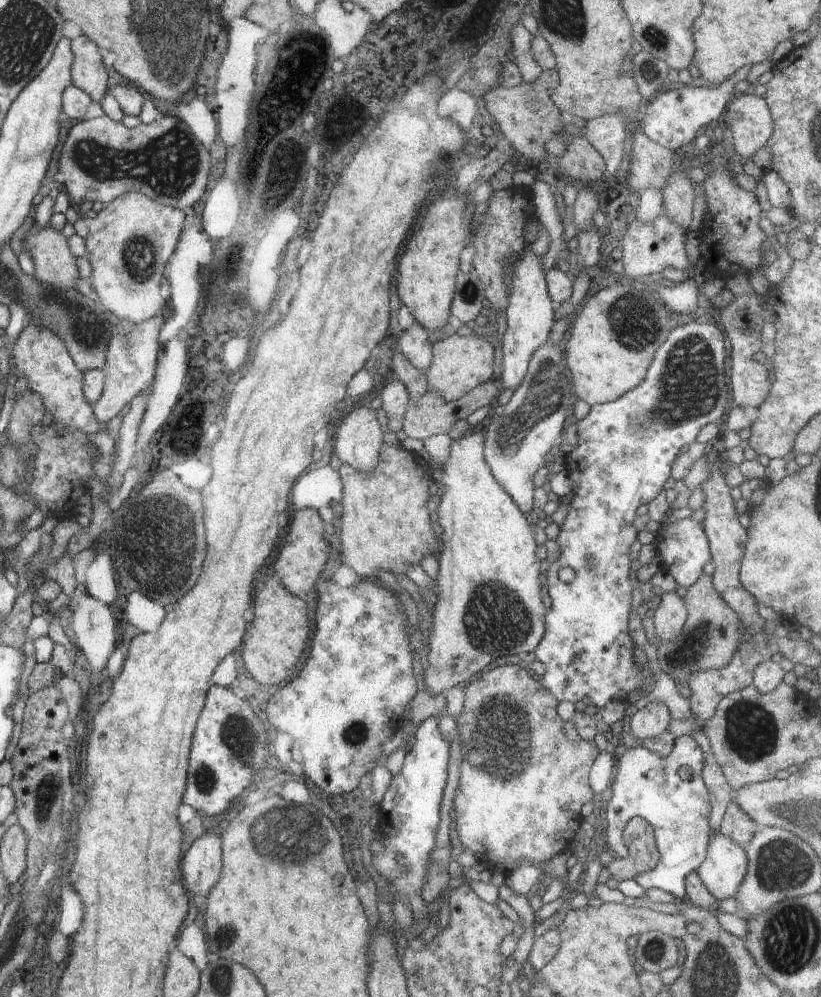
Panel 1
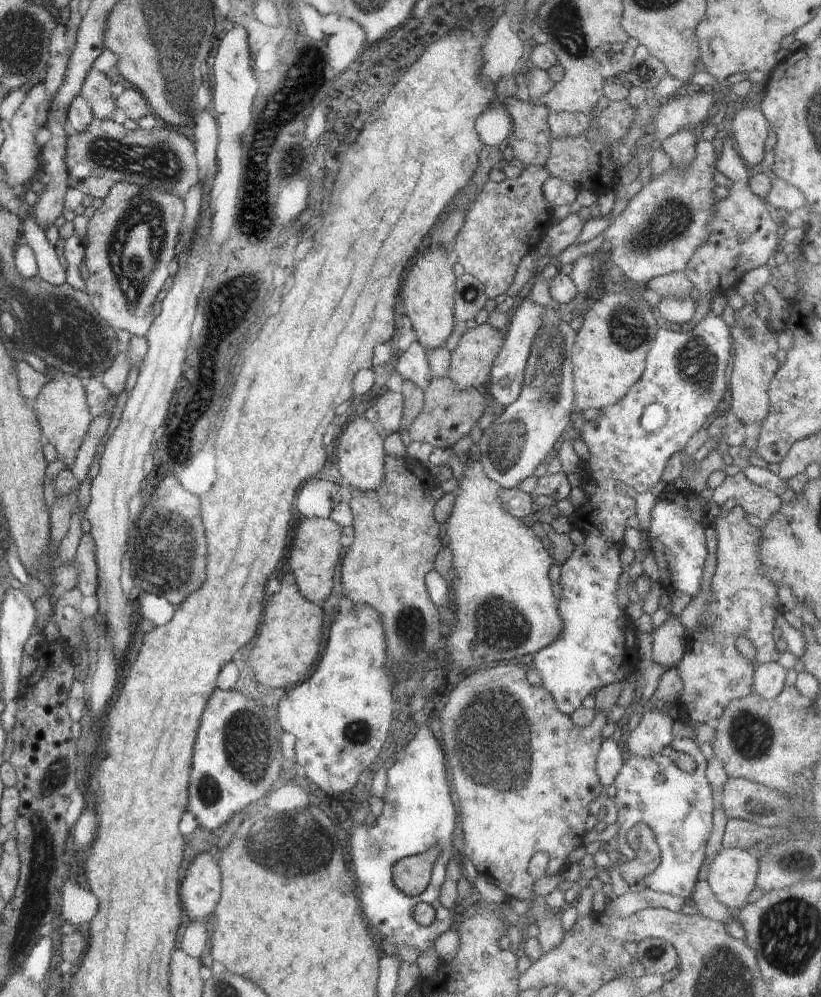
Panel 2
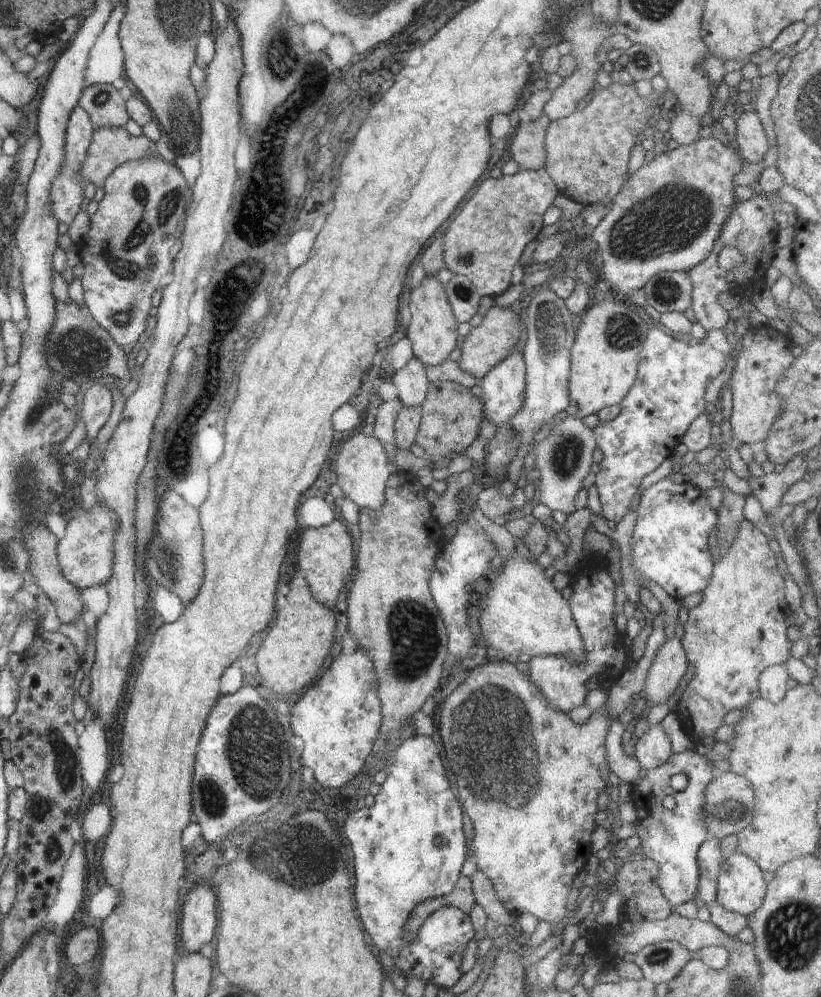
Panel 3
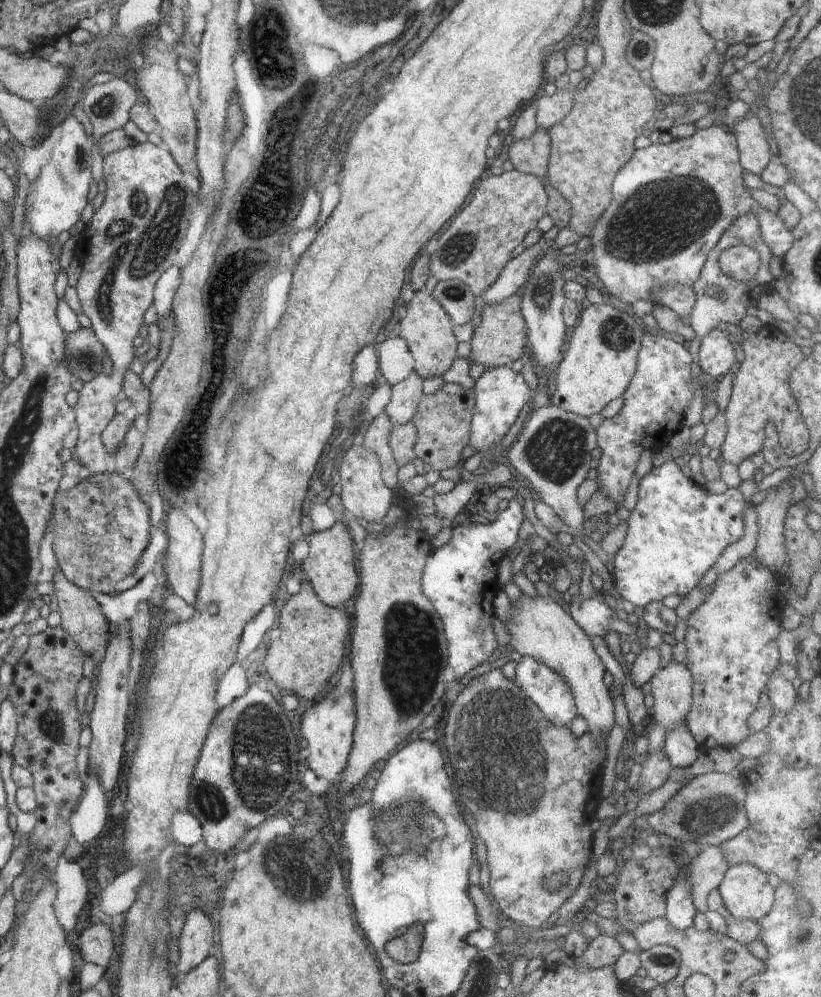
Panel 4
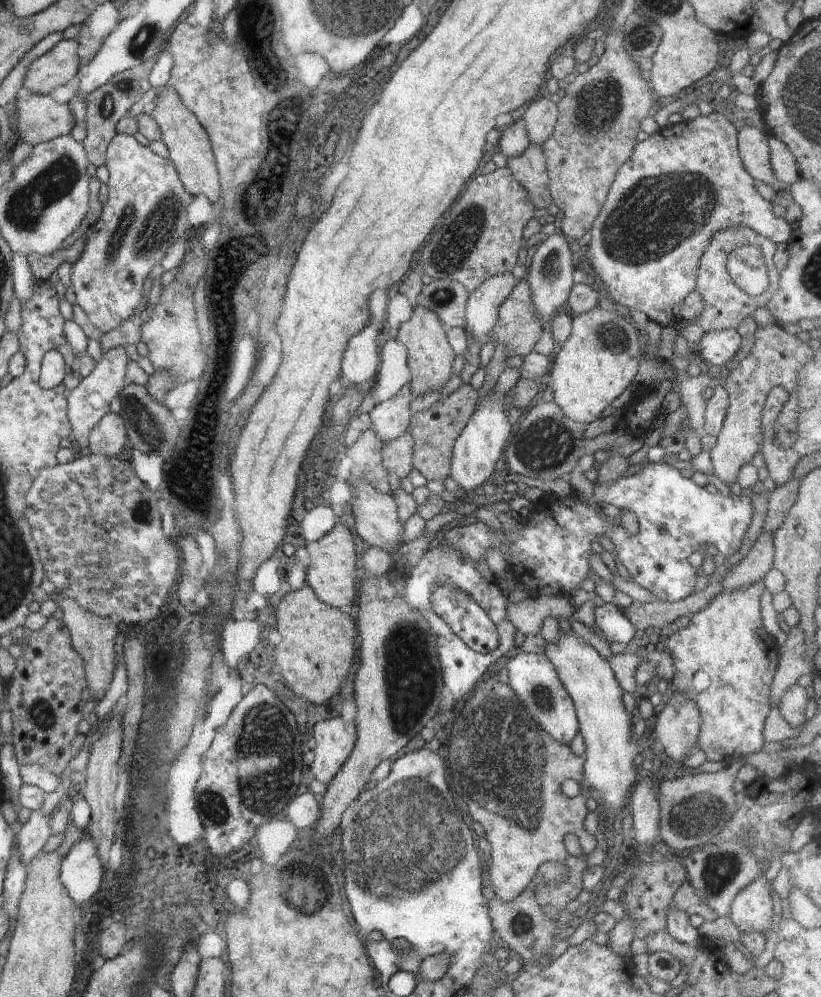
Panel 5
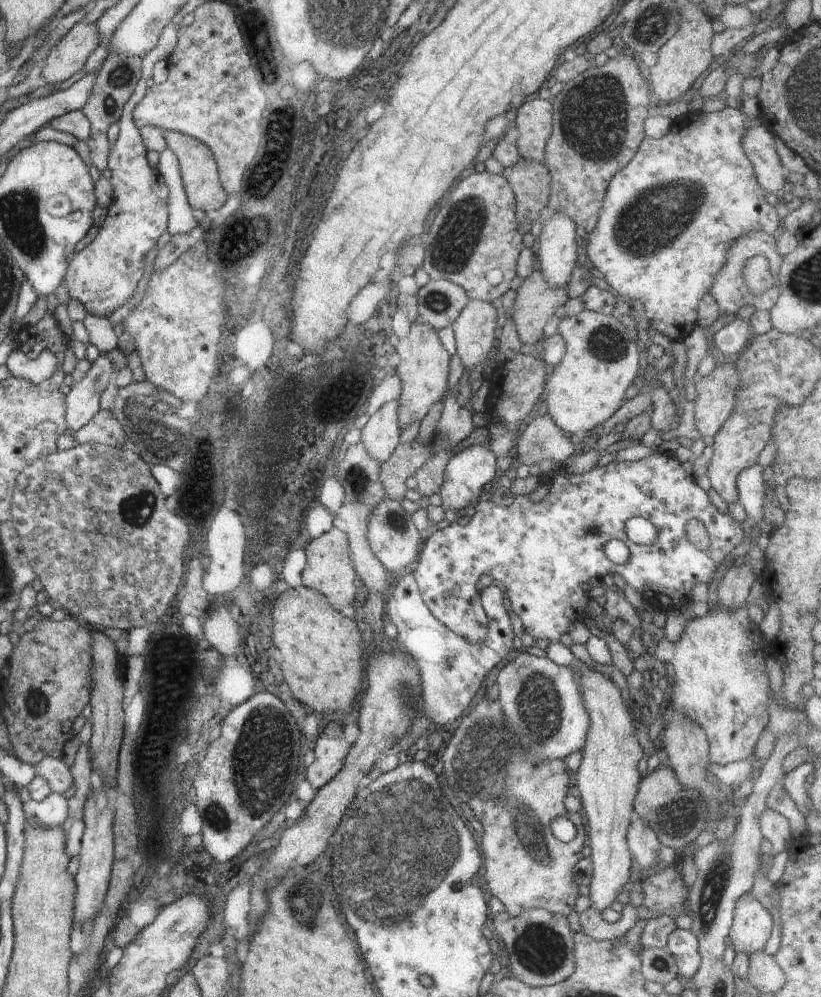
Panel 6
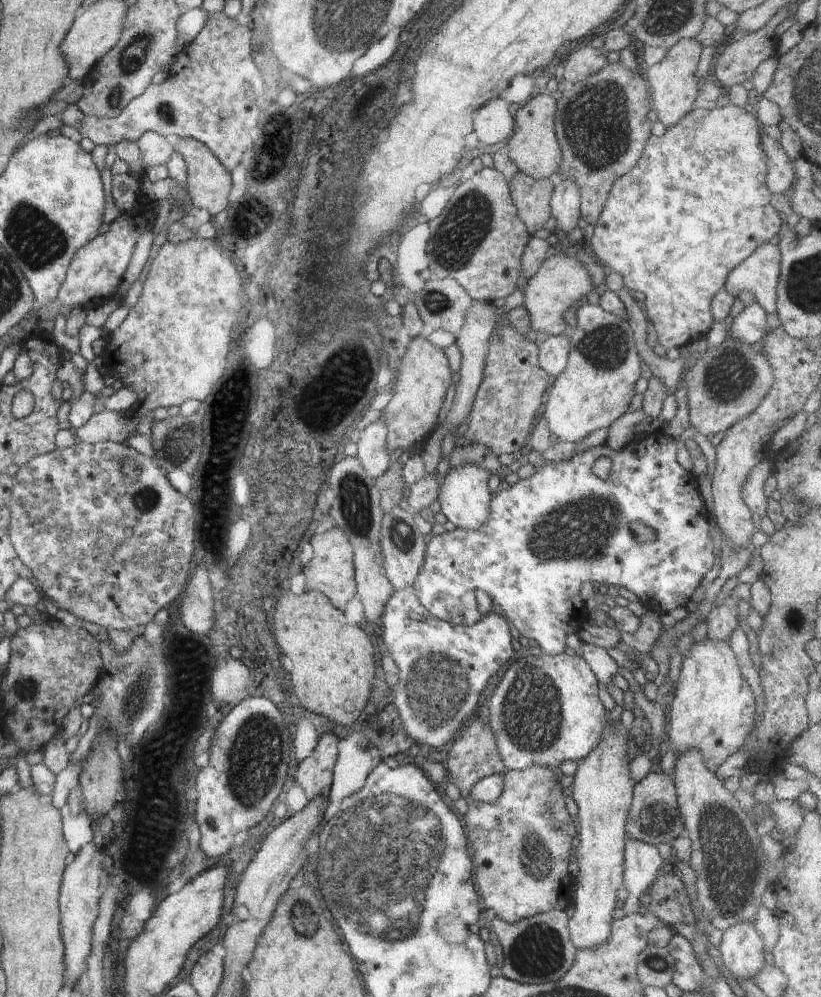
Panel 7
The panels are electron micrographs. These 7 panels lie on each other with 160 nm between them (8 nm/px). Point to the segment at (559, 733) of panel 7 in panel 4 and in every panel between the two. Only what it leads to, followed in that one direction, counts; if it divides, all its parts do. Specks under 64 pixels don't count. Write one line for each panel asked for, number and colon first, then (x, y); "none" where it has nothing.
4: (549, 693)
5: (532, 677)
6: (542, 702)

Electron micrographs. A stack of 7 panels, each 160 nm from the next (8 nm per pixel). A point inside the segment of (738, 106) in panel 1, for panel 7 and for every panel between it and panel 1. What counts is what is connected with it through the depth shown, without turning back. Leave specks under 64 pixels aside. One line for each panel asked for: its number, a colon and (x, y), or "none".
2: (749, 127)
3: (751, 140)
4: (754, 151)
5: (753, 145)
6: (758, 143)
7: (780, 171)

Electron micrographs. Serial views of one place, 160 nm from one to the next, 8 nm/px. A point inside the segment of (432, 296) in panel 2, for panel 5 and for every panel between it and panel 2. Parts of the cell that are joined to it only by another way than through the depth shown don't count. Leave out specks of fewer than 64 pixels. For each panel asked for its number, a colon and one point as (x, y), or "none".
3: (434, 332)
4: (428, 332)
5: (429, 356)

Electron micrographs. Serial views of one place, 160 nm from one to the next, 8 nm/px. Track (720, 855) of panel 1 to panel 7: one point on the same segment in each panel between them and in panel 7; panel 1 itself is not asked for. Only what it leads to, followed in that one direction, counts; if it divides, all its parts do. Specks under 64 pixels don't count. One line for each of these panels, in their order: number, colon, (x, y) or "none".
2: (731, 874)
3: (741, 889)
4: (746, 891)
5: (751, 910)
6: (752, 924)
7: (741, 952)

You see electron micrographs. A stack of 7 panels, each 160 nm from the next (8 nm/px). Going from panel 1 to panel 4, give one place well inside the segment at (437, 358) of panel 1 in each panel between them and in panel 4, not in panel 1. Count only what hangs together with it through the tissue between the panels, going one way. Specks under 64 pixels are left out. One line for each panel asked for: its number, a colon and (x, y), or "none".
2: (471, 361)
3: (484, 347)
4: (501, 339)

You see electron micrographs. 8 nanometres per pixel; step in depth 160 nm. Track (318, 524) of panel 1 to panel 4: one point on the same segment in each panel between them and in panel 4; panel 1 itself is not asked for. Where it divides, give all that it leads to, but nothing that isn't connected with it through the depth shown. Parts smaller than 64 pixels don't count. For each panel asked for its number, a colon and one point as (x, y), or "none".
2: (315, 551)
3: (326, 561)
4: (330, 568)

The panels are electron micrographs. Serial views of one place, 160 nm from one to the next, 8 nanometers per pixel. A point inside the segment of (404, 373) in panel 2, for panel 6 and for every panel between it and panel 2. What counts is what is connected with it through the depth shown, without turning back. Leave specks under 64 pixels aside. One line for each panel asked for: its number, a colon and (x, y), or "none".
3: (411, 382)
4: (405, 396)
5: (390, 418)
6: (380, 435)

